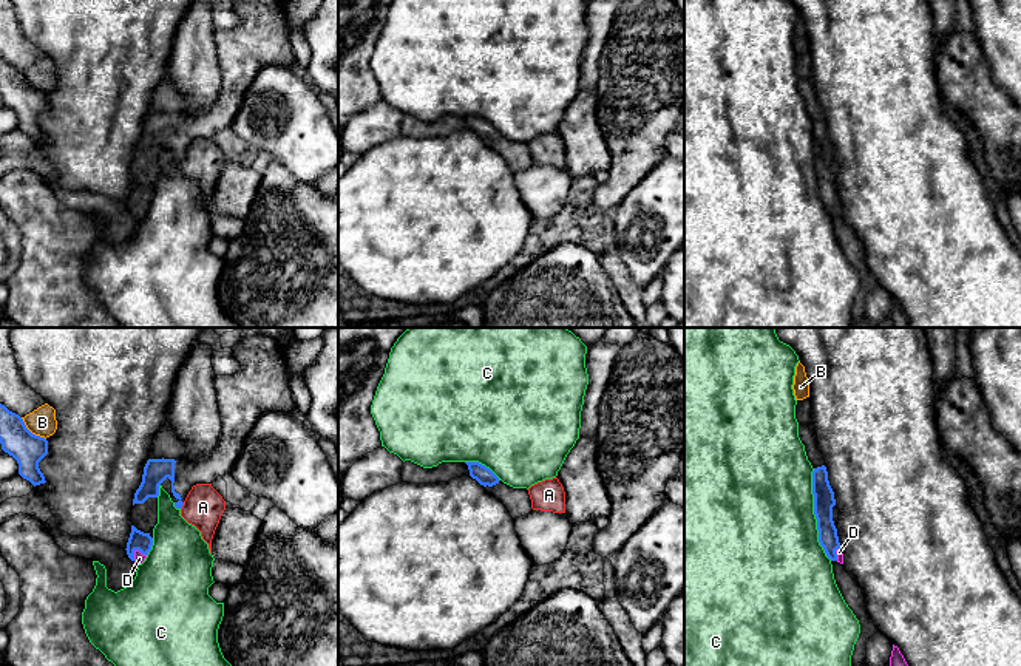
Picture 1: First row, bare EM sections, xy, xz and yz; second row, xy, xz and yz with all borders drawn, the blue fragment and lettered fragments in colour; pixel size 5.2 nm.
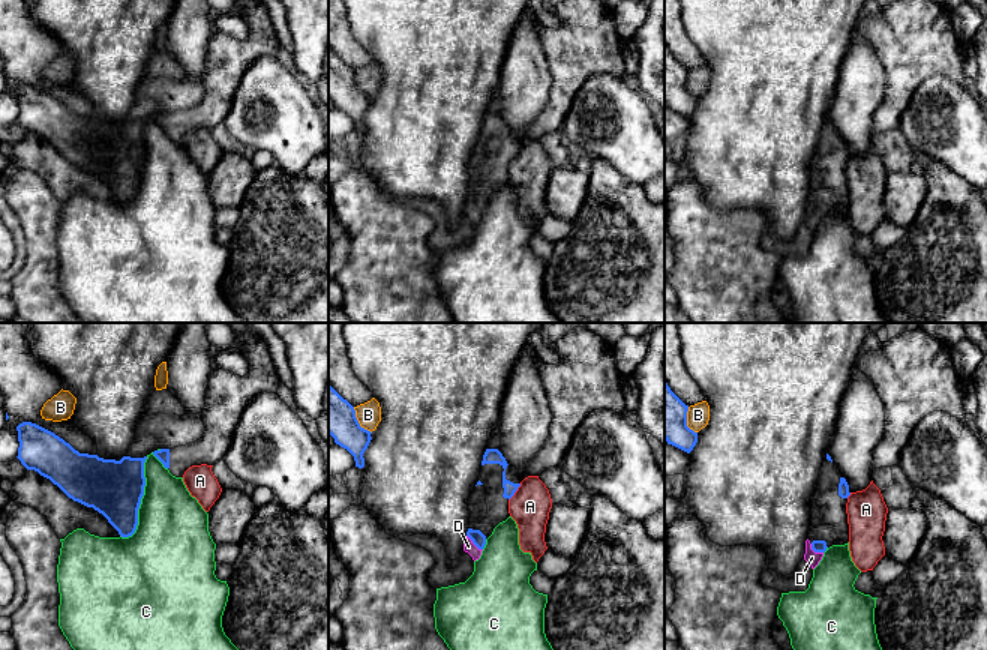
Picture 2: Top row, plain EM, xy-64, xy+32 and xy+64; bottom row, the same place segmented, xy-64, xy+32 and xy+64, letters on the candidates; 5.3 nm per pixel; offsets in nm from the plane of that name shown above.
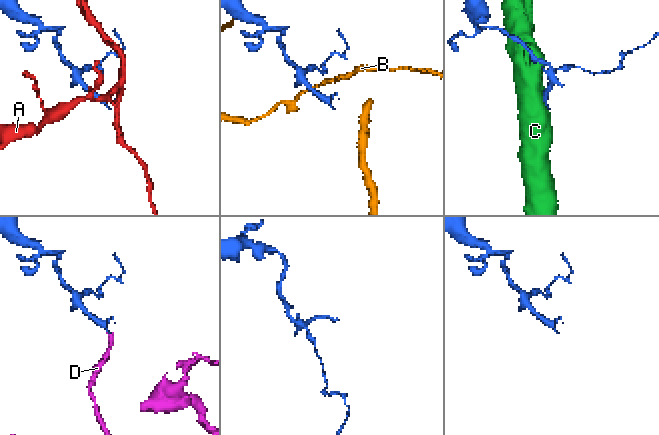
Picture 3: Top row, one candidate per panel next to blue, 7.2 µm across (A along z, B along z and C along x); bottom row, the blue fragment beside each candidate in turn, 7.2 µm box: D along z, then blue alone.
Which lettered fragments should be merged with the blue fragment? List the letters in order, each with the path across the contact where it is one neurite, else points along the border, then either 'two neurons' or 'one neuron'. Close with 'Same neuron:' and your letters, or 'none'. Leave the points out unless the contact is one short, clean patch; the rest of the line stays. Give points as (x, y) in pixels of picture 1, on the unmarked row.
A: border along xy (184, 156), (181, 163); two neurons
B: border along xy (20, 71), (33, 87), (45, 93); two neurons
C: two neurons
D: runs through xy (138, 193), (139, 204), (139, 212); one neuron
Same neuron: D

